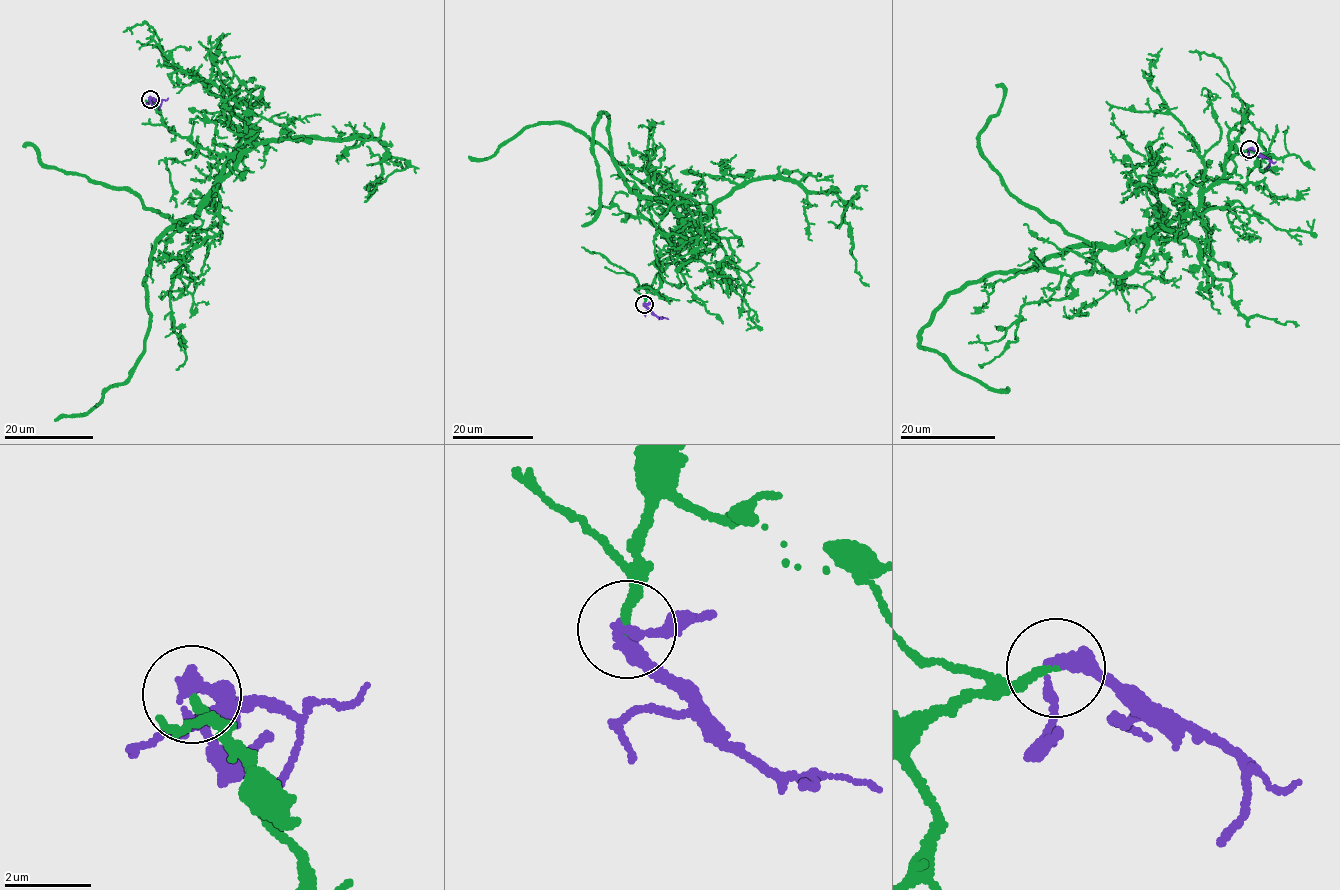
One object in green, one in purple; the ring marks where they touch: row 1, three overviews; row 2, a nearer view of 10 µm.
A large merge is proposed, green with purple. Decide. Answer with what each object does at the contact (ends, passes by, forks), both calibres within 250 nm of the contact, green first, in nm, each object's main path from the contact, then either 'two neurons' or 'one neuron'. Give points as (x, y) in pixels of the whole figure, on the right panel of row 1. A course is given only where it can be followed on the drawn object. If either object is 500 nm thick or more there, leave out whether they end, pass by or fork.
green ends there; purple passes by; 190 nm thick on the green side, 280 nm on the other; green runs (1248, 149), (1226, 179), (1194, 178), (1176, 217), (1128, 242), (1082, 243), (949, 294), (919, 345), (1006, 391); purple runs (1248, 149), (1255, 150), (1275, 162); one neuron

